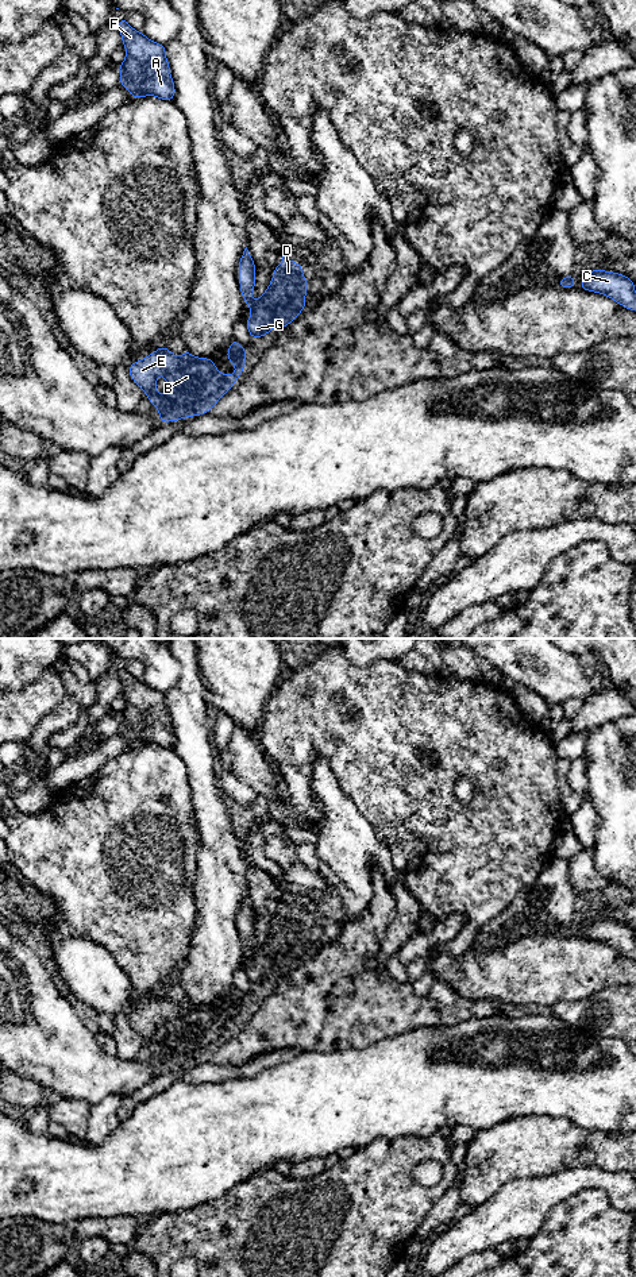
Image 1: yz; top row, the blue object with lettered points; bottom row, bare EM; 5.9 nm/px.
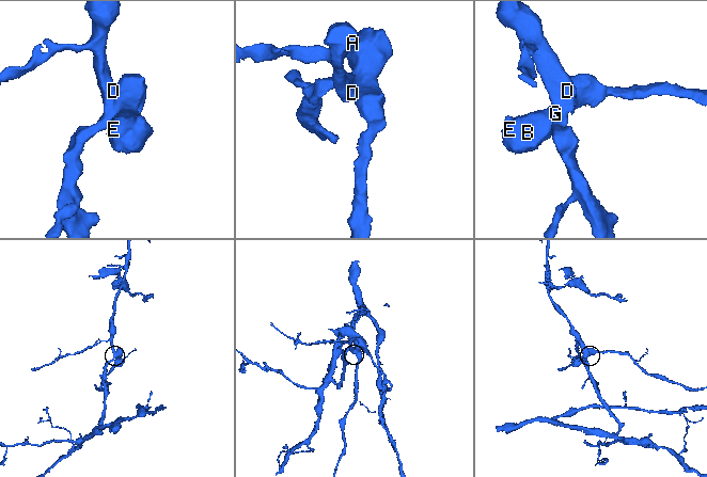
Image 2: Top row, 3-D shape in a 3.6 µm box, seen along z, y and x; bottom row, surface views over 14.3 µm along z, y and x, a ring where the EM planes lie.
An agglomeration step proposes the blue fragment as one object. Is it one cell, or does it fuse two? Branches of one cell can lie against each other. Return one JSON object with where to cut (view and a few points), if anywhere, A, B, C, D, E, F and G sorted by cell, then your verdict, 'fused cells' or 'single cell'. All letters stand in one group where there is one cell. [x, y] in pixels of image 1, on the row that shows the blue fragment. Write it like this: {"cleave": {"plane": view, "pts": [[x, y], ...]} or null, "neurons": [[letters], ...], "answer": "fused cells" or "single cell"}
{"cleave": {"plane": "yz", "pts": [[305, 301], [286, 305], [277, 315], [273, 325]]}, "neurons": [["A", "D", "F", "G"], ["B", "C", "E"]], "answer": "fused cells"}

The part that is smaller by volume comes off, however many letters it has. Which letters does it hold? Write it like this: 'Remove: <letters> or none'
Remove: B, C, E

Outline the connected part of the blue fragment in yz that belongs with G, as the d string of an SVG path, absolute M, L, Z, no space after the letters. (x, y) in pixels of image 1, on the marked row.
M247 247L240 256L238 274L244 305L251 309L251 316L244 320L250 337L263 337L274 328L275 317L284 308L305 302L308 281L304 278L302 266L284 255L281 263L274 267L266 292L255 302L251 296L257 269Z

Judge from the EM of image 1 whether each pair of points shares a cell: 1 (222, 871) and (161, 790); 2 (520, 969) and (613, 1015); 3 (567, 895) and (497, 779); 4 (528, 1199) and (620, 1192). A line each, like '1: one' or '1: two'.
1: two
2: two
3: two
4: one

